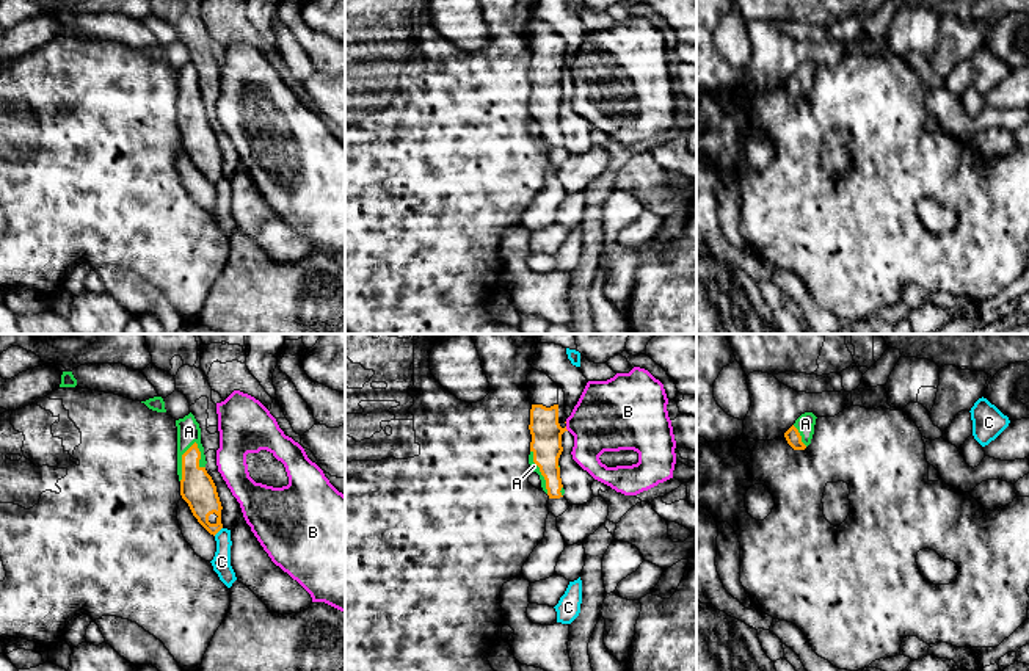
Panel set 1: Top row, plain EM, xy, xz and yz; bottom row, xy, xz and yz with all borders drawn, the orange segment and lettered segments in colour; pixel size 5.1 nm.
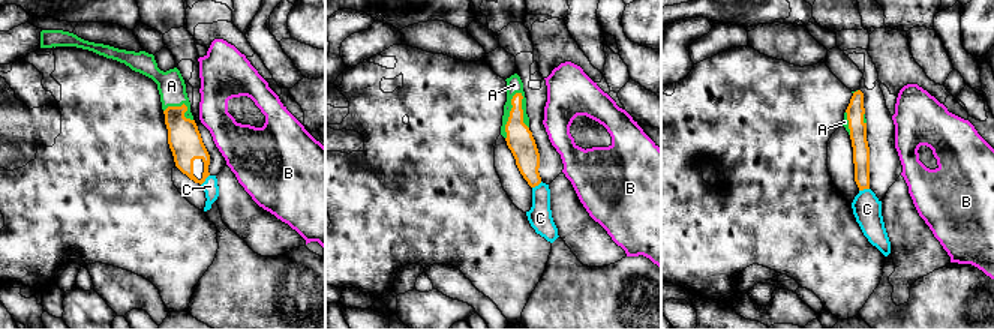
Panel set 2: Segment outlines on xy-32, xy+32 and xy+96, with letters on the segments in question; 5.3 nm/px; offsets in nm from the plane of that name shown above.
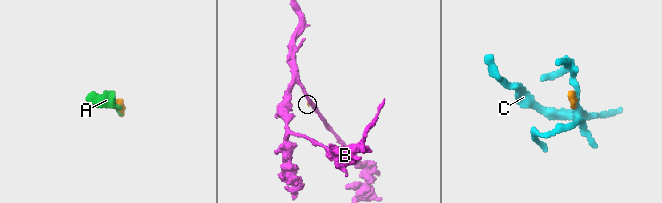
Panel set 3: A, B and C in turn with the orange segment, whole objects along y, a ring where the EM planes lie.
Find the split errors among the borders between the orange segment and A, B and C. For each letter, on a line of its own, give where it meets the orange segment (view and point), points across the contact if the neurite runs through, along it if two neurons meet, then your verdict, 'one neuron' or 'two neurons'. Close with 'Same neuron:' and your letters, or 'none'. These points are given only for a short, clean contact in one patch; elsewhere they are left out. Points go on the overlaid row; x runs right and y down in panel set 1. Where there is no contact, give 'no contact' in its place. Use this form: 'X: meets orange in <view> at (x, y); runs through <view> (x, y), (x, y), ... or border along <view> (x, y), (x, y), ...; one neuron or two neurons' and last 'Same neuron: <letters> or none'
A: meets orange in xy at (182, 461); one neuron
B: meets orange in xz at (565, 428); border along xz (565, 427), (568, 430); two neurons
C: meets orange in xy at (217, 532); border along xy (221, 527), (214, 535); two neurons
Same neuron: A

